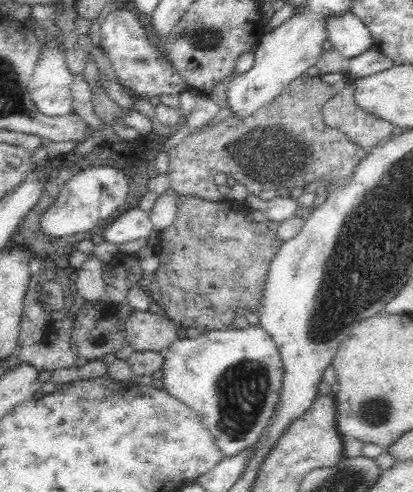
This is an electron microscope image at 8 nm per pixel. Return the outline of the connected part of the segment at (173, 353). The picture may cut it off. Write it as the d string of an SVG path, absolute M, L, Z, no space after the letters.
M259 325L246 330L223 329L202 332L197 338L177 338L162 352L162 384L170 396L192 409L215 438L218 448L228 456L255 446L269 425L281 399L284 365L277 344Z

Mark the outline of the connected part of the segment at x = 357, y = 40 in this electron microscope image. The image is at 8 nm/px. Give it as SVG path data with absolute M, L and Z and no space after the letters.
M350 11L326 16L326 39L346 58L358 56L372 46L368 27Z

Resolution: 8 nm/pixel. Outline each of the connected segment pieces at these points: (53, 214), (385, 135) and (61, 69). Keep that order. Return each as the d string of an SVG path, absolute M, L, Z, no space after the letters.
M93 166L79 172L64 186L60 195L42 216L42 230L50 237L69 236L92 230L103 220L110 218L125 202L129 191L129 181L122 170L107 166Z
M347 79L347 86L336 93L322 109L322 122L338 129L352 143L365 150L388 140L396 129L388 121L363 111L354 101L354 83Z
M48 42L41 48L29 84L29 96L36 110L48 117L62 117L72 113L72 73L66 67L65 55Z

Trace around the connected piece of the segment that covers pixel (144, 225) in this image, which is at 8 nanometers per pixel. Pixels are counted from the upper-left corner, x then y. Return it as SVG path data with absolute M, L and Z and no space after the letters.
M135 208L116 218L110 226L100 232L100 235L104 242L121 245L146 239L151 230L153 225L149 220L149 214Z

